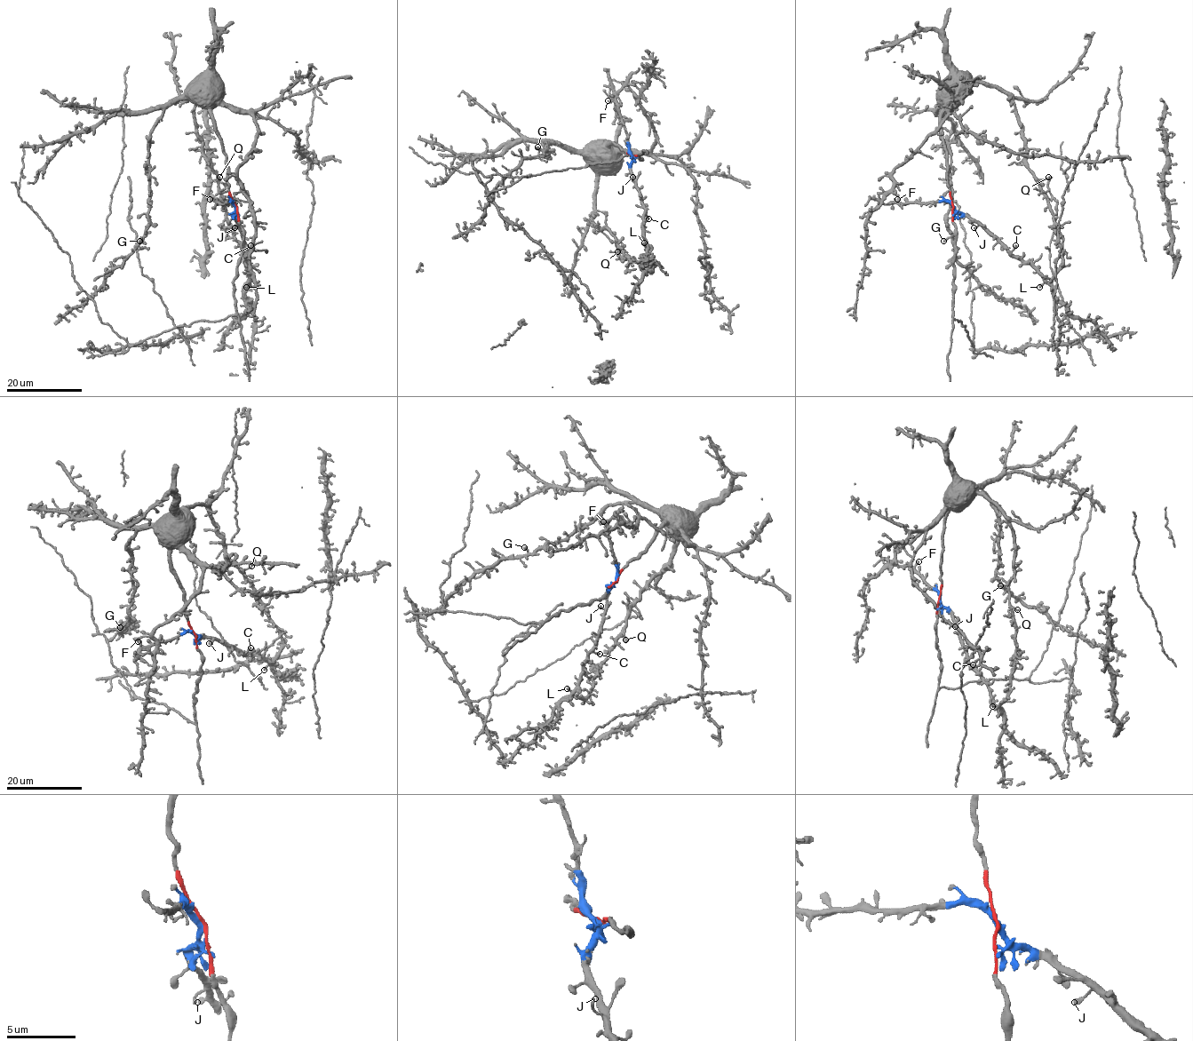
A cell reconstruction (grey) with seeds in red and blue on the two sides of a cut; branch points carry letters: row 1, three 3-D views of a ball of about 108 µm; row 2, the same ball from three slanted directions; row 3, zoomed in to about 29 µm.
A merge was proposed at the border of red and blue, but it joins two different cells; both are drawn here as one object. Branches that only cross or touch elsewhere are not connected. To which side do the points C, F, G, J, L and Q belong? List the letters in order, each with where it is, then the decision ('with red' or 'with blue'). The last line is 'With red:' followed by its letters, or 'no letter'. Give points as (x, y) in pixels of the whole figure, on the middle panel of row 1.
C: at (648, 218); with blue
F: at (608, 100); with blue
G: at (537, 147); with red
J: at (632, 177); with blue
L: at (644, 242); with blue
Q: at (617, 251); with red
With red: G, Q

